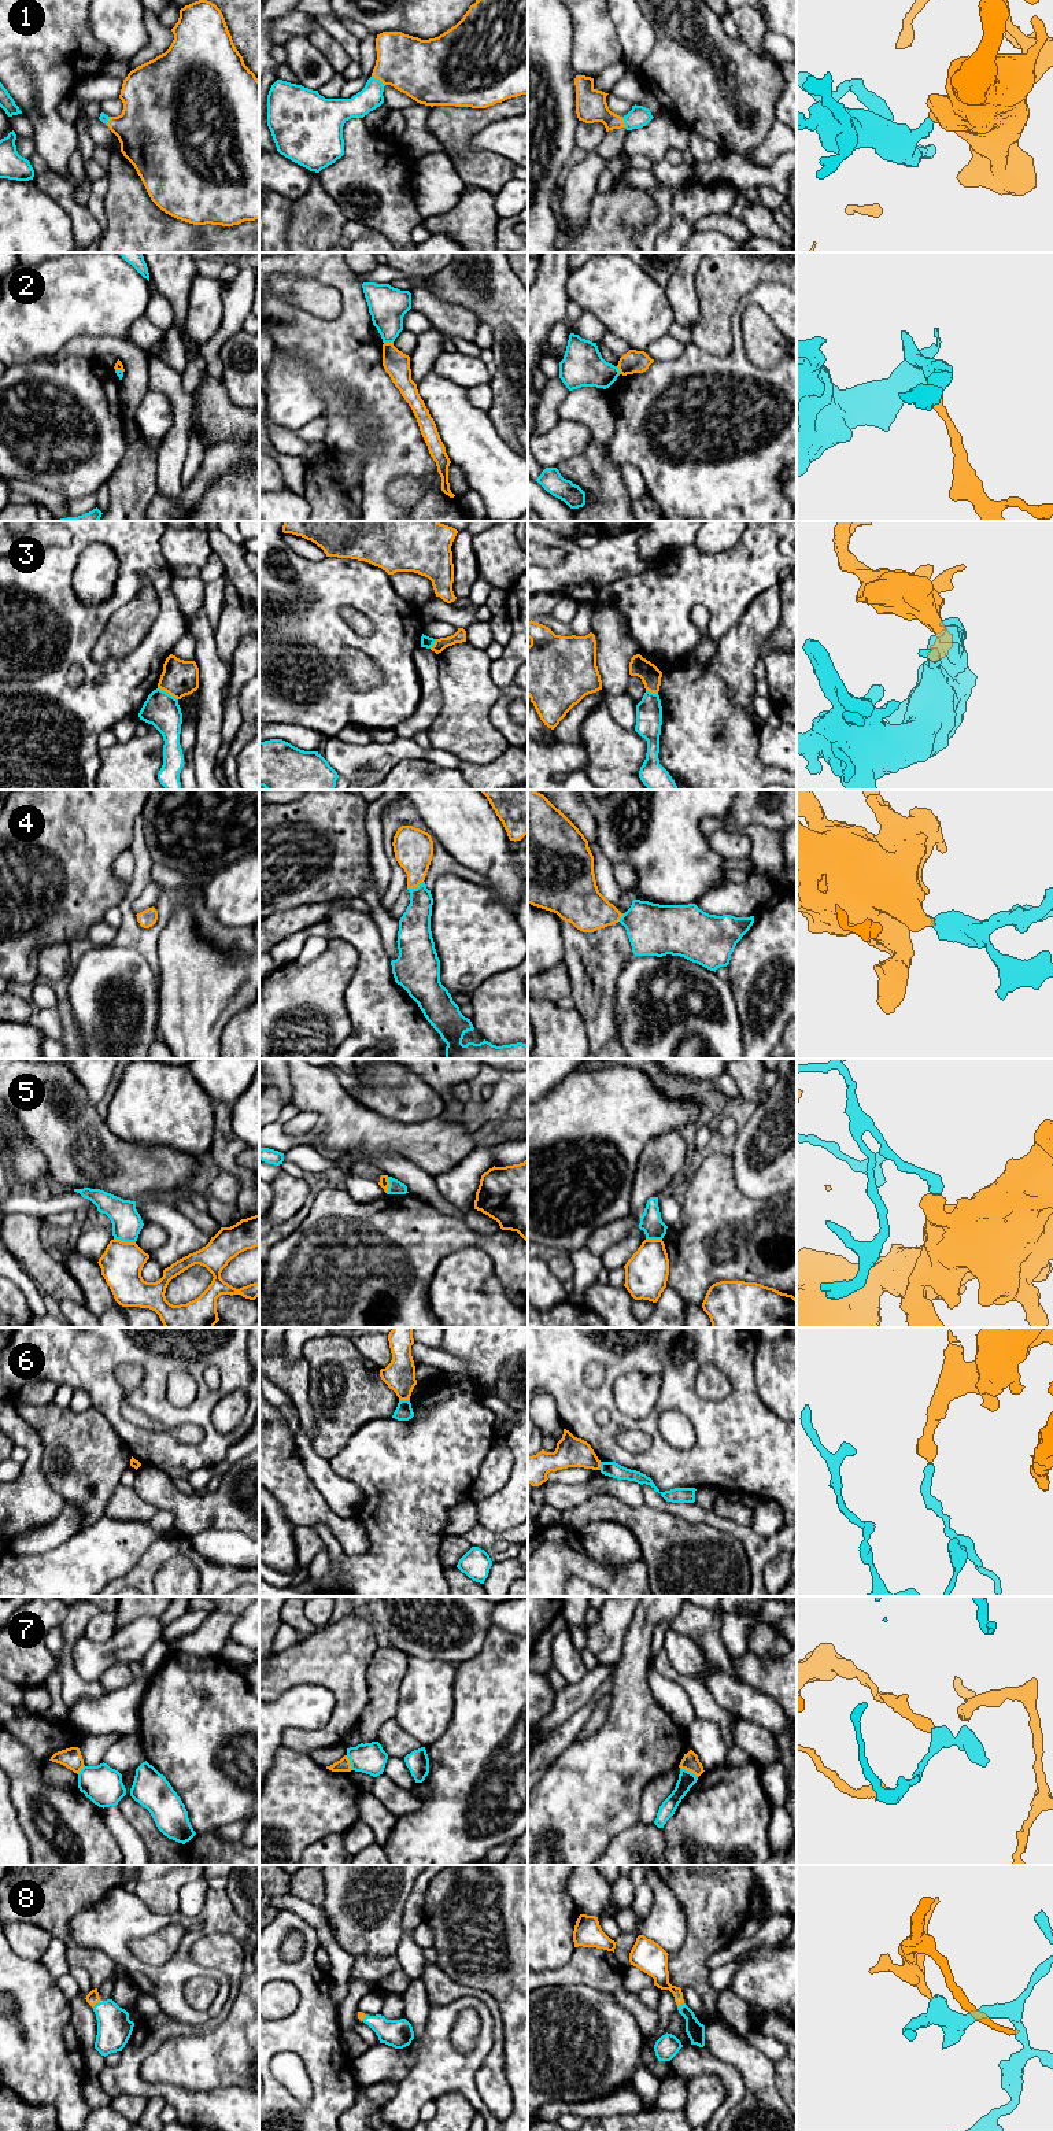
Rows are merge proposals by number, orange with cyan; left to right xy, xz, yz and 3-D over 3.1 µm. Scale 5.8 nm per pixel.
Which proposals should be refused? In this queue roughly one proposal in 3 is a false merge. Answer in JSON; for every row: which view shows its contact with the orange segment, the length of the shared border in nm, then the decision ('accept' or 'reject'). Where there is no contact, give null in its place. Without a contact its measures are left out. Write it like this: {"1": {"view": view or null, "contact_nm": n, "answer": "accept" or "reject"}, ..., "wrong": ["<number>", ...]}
{"1": {"view": "xz", "contact_nm": 100, "answer": "accept"}, "2": {"view": "xz", "contact_nm": 60, "answer": "reject"}, "3": {"view": "xy", "contact_nm": 140, "answer": "reject"}, "4": {"view": "xz", "contact_nm": 110, "answer": "accept"}, "5": {"view": "xy", "contact_nm": 130, "answer": "reject"}, "6": {"view": "xz", "contact_nm": 60, "answer": "reject"}, "7": {"view": "yz", "contact_nm": 120, "answer": "reject"}, "8": {"view": "xy", "contact_nm": 60, "answer": "accept"}, "wrong": ["2", "3", "5", "6", "7"]}

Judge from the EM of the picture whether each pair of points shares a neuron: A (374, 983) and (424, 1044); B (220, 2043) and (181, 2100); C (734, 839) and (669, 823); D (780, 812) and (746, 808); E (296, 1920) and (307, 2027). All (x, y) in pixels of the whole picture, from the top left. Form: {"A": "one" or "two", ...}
{"A": "one", "B": "two", "C": "two", "D": "one", "E": "one"}

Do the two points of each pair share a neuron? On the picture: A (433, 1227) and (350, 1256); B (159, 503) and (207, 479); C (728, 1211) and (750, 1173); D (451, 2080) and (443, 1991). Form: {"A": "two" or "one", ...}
{"A": "one", "B": "one", "C": "two", "D": "two"}

